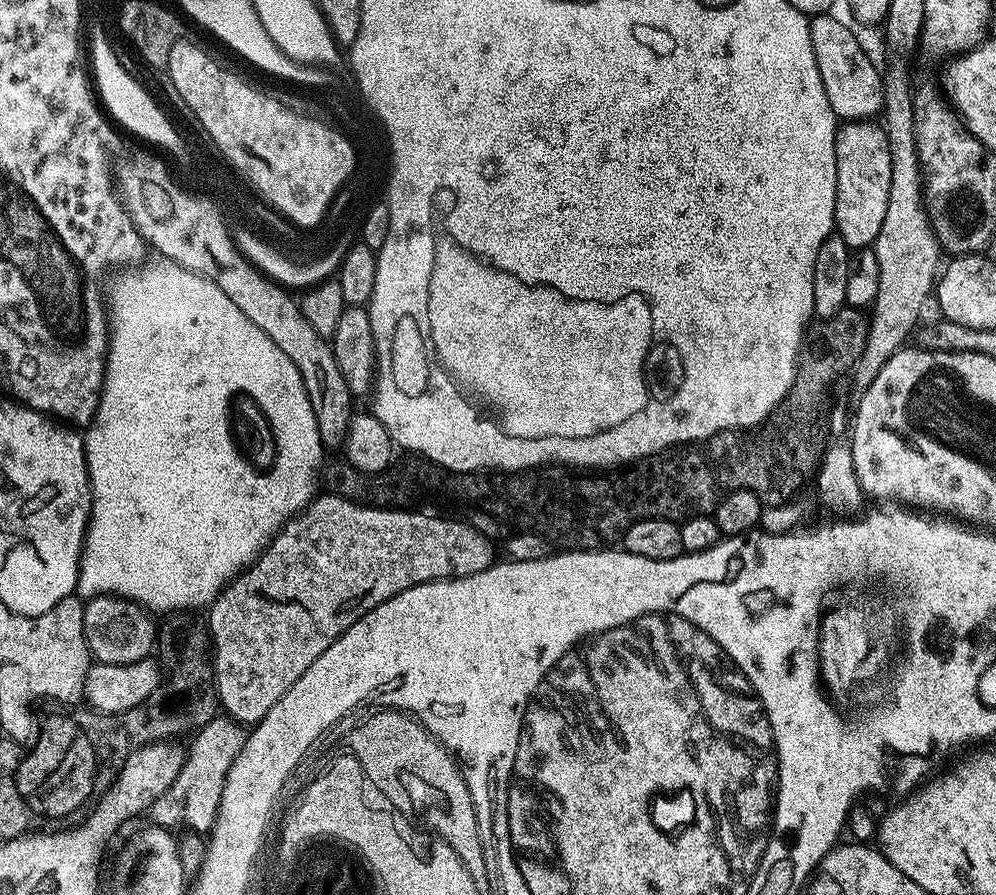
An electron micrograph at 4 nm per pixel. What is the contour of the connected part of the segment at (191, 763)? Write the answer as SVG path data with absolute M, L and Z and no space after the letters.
M217 714L210 722L206 722L201 728L195 729L192 745L187 745L184 765L178 770L178 778L161 794L150 809L150 816L153 821L160 817L160 808L166 812L174 812L184 802L192 810L192 814L198 814L200 804L208 804L210 810L214 800L220 800L223 788L229 781L228 772L234 764L234 758L242 750L242 746L248 741L249 729L235 717L227 714Z

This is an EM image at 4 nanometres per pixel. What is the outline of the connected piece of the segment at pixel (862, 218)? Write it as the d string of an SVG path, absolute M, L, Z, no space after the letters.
M849 120L836 129L836 222L835 235L840 236L849 250L859 250L876 243L886 216L890 198L891 152L887 135L879 123L867 120Z

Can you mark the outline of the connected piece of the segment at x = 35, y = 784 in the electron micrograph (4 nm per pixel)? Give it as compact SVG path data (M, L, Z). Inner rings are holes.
M71 715L52 716L48 721L45 719L40 725L40 735L23 753L16 771L18 794L22 794L37 817L68 816L78 811L84 800L83 790L76 784L68 785L68 779L86 771L92 760L93 749Z

